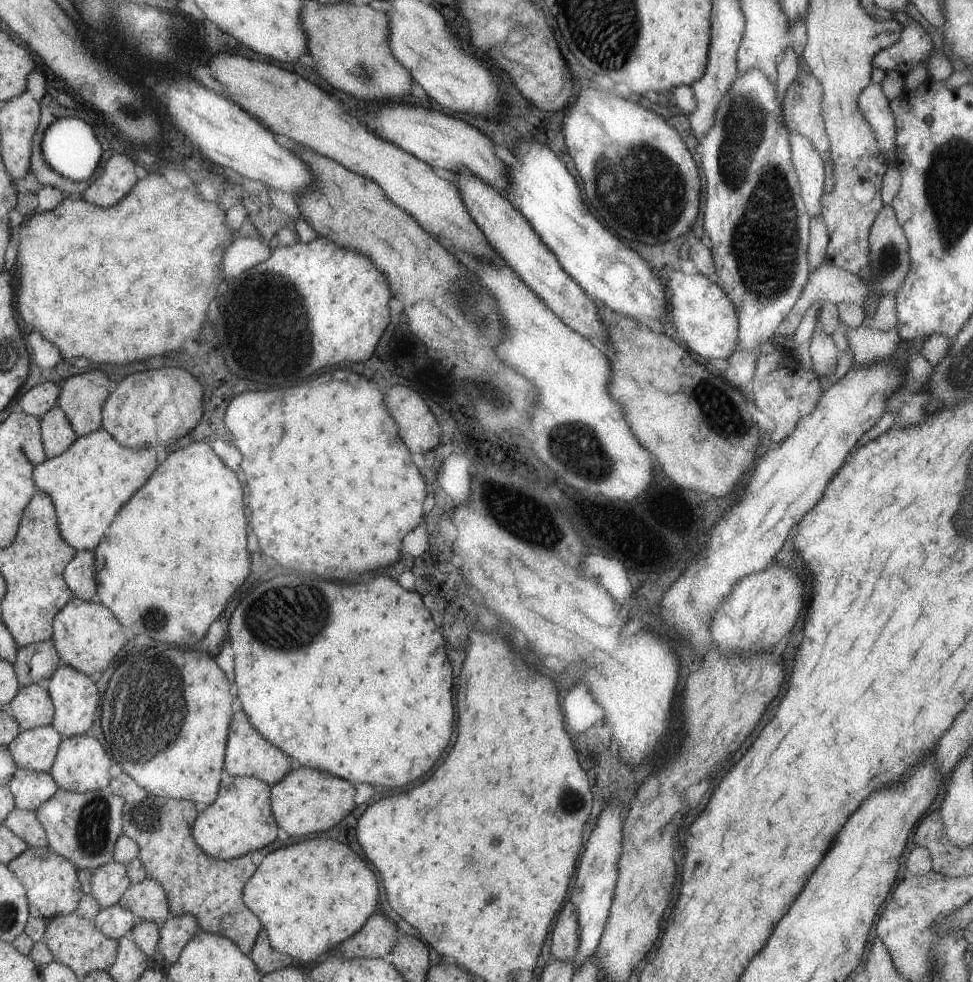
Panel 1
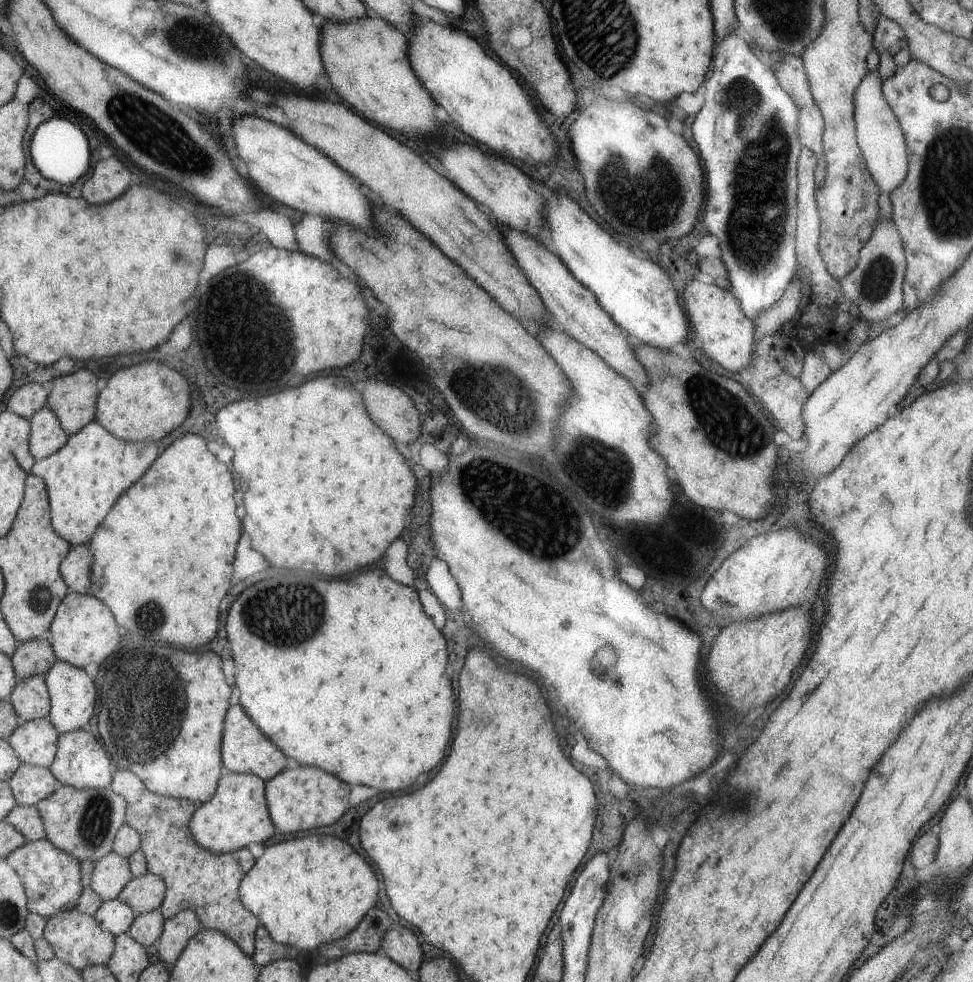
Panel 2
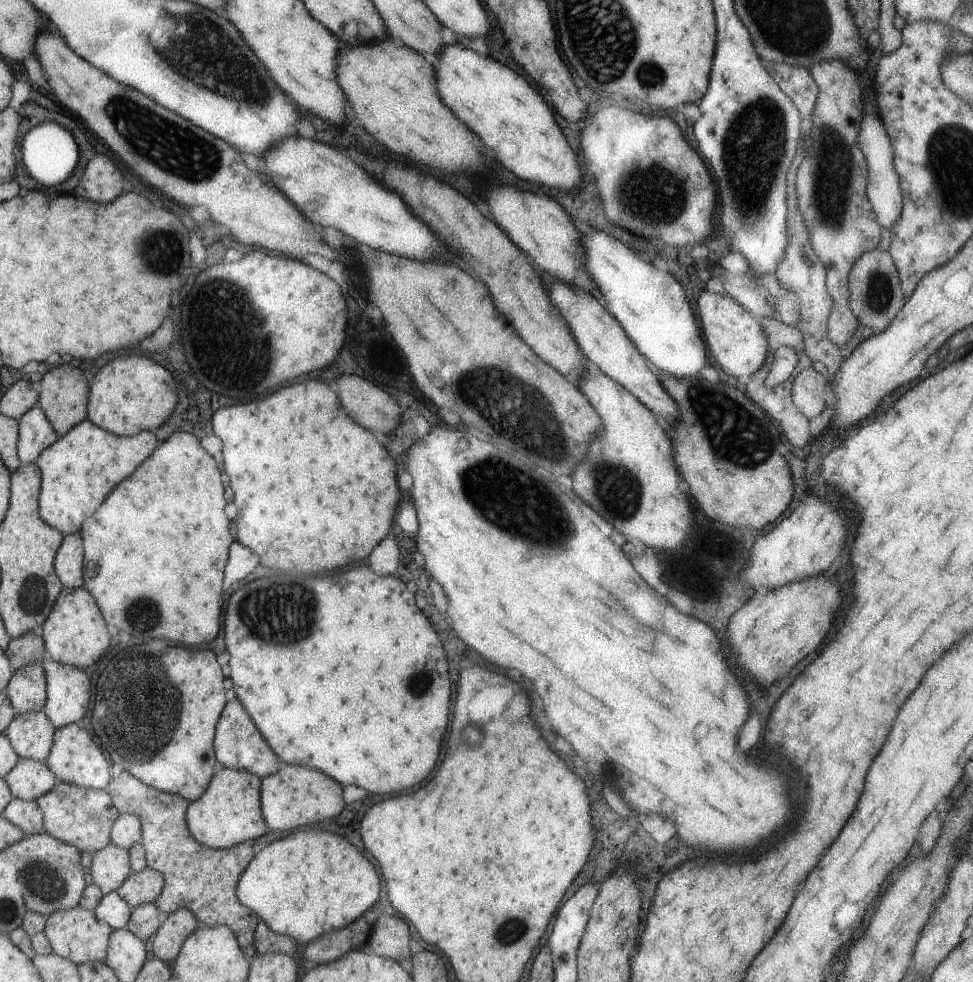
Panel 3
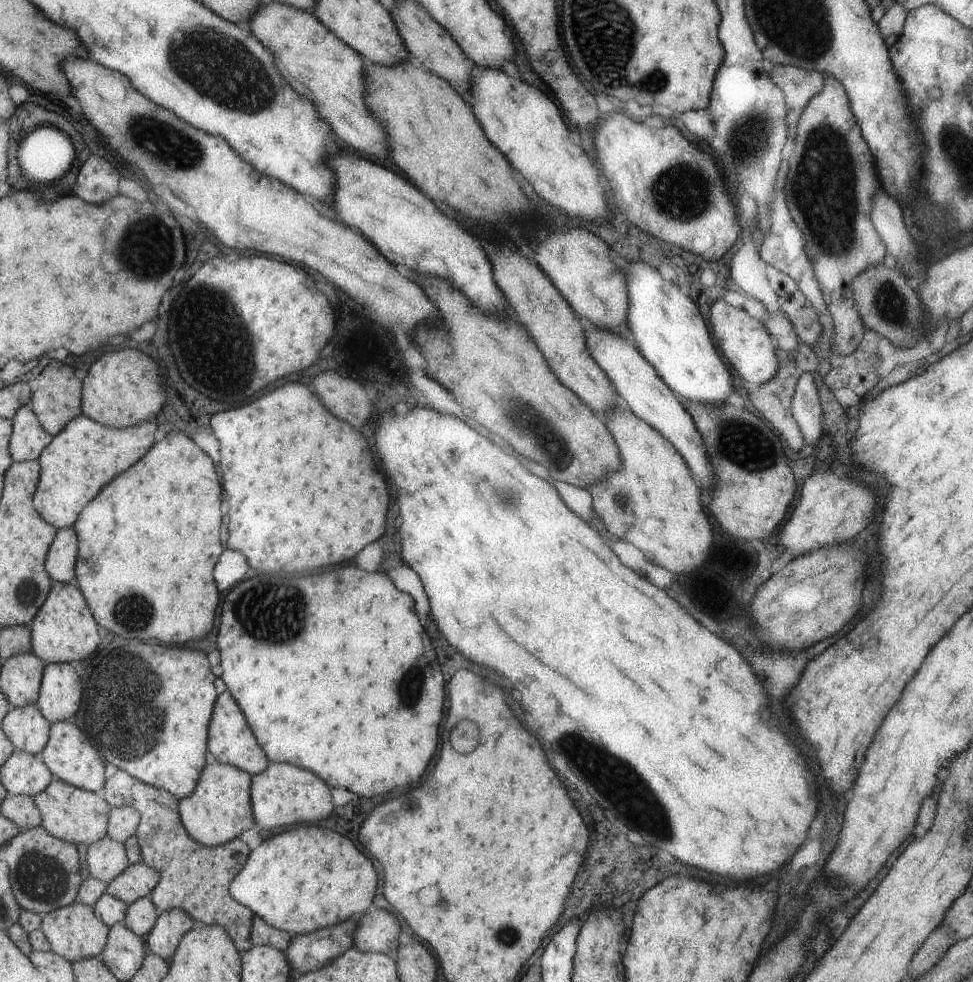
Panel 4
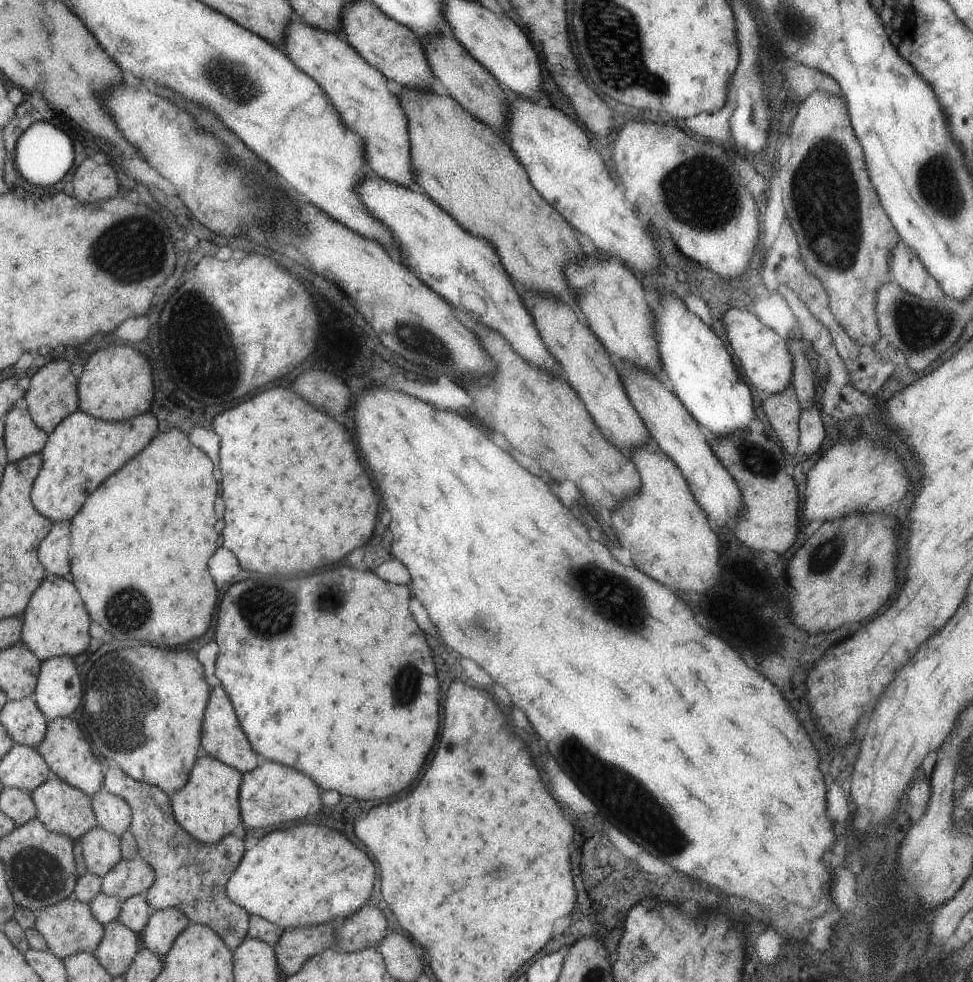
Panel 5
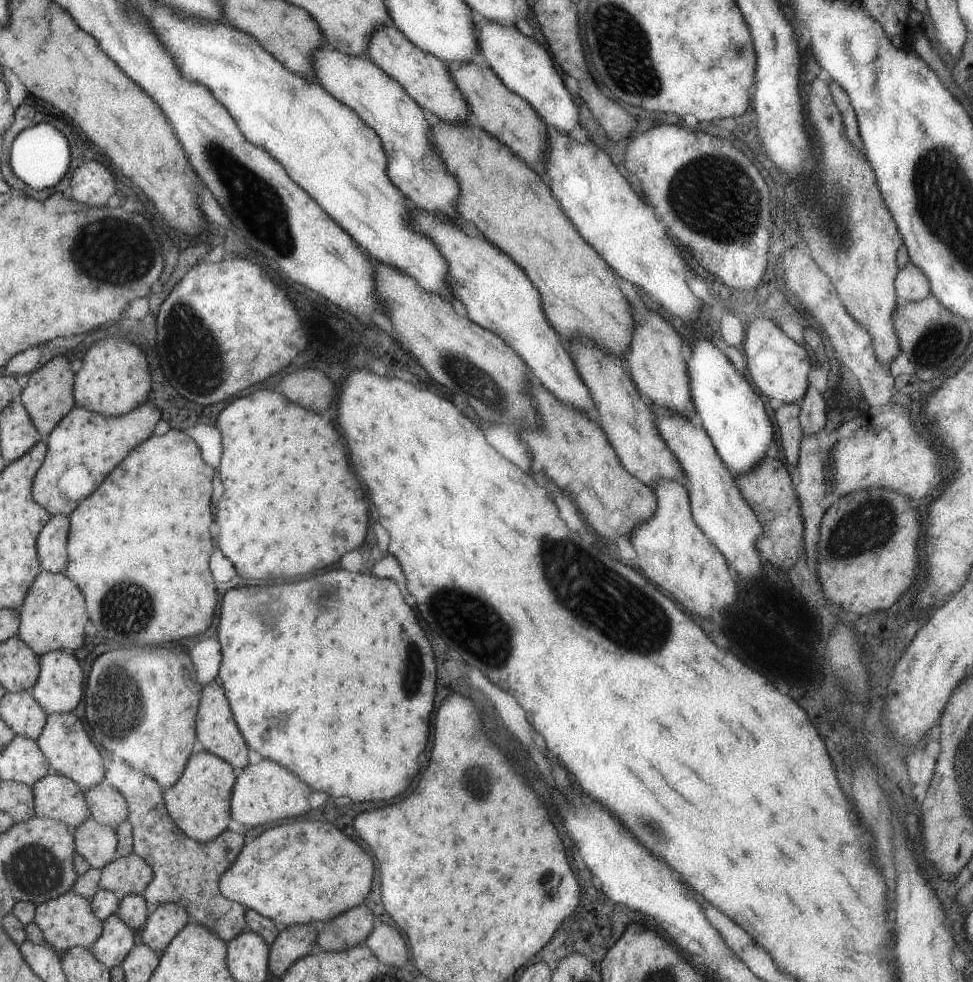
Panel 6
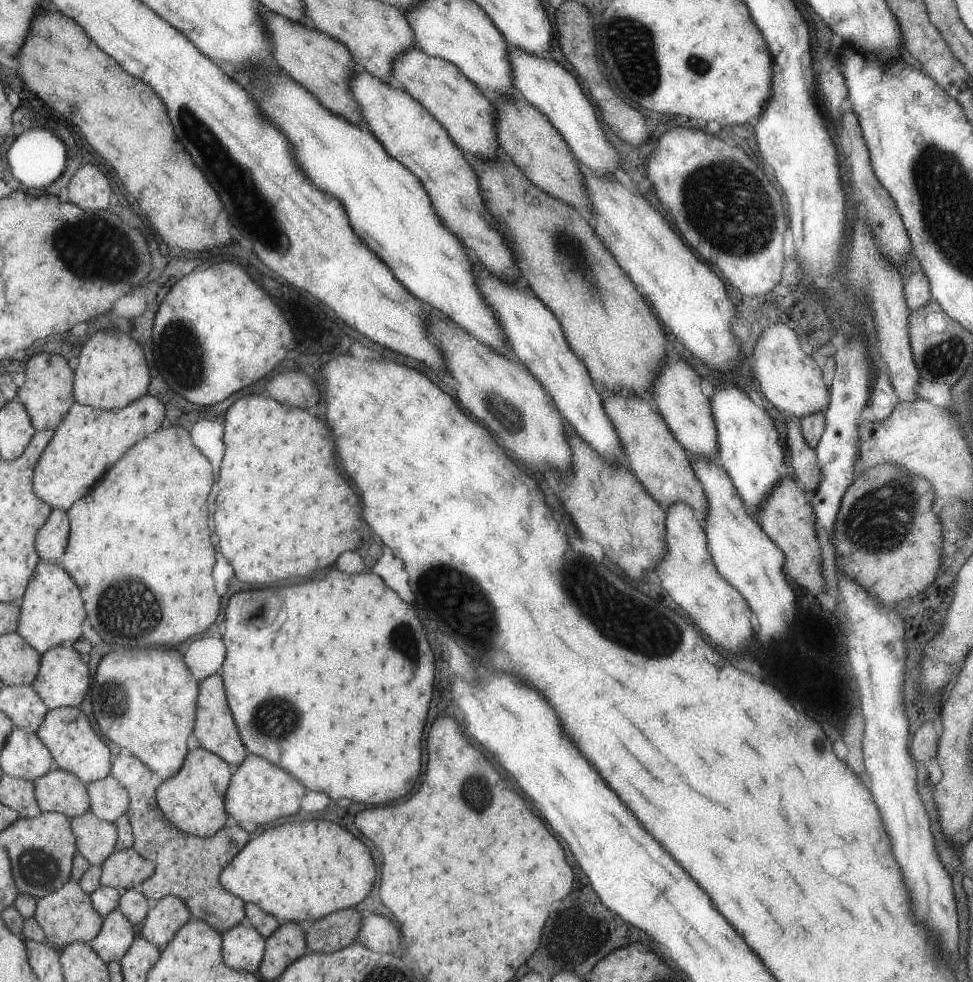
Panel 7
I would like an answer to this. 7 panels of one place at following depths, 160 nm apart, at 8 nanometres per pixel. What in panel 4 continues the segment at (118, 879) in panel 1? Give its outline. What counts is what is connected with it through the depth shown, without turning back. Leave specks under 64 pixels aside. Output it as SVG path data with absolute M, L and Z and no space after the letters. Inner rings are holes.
M106 834L87 847L86 861L90 876L105 884L129 865L122 843L111 840Z

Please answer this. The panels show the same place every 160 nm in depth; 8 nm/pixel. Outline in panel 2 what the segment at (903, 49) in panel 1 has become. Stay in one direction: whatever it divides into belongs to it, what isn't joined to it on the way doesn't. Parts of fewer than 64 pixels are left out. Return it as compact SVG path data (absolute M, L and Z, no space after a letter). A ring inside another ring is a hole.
M877 12L875 18L876 25L872 32L872 49L878 55L889 53L893 56L906 45L906 36L895 22L889 20L881 13Z

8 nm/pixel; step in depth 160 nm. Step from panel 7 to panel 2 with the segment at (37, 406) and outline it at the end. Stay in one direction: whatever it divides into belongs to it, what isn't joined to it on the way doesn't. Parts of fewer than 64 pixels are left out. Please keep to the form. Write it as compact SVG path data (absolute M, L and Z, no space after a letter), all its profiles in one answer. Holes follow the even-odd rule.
M74 369L51 380L46 406L57 417L64 433L70 437L94 420L97 378L91 370Z

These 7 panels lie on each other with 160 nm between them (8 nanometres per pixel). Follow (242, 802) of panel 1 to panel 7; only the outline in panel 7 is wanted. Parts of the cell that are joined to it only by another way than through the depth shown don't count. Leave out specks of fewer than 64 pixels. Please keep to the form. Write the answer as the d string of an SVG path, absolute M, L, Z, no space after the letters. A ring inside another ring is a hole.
M203 747L189 749L177 774L161 781L155 789L157 806L164 817L180 831L196 837L211 836L227 820L224 792L232 773L232 767L216 754Z

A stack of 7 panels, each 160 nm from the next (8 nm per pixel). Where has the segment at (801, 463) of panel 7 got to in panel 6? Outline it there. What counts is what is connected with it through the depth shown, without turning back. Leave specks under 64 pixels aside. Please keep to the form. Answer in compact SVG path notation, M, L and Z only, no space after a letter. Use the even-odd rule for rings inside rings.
M800 401L792 403L782 403L777 409L773 410L775 424L779 428L779 442L783 448L782 460L791 469L791 480L797 482L797 472L795 466L799 454L799 441L802 437L802 430L798 421L800 413Z

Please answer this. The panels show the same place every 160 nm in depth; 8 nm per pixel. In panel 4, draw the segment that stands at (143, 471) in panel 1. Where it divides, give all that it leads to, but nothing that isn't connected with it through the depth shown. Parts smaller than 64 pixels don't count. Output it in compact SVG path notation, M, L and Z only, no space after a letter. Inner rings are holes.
M81 414L72 418L59 431L59 434L52 436L51 442L43 447L38 456L37 462L40 466L38 483L32 496L32 505L39 513L39 516L54 526L56 529L73 526L75 518L87 504L111 478L115 478L119 472L127 470L131 464L135 464L153 444L153 432L155 422L142 422L122 429L114 429L99 424L85 415Z

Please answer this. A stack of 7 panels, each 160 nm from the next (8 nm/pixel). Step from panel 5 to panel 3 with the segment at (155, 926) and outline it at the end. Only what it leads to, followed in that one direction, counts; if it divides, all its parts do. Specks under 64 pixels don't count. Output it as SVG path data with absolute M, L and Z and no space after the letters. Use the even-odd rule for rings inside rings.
M183 907L162 916L159 928L151 940L151 950L153 950L154 956L170 965L177 958L187 935L190 935L199 926L195 915Z

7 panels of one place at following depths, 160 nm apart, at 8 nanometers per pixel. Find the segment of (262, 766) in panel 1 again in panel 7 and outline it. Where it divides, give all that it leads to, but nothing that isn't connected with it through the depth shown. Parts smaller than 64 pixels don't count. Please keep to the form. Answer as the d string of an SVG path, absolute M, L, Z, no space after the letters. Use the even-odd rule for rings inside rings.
M213 673L198 681L198 695L196 698L196 716L193 734L198 740L199 747L222 758L232 769L238 767L246 757L246 748L237 732L235 721L227 706L226 694L219 673Z

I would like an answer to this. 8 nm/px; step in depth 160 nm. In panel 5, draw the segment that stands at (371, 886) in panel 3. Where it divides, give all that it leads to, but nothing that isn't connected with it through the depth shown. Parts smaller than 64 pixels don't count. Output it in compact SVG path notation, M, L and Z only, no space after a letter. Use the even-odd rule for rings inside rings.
M299 824L265 834L255 848L244 851L235 872L226 882L231 902L282 929L333 922L331 898L339 890L343 902L353 898L353 911L368 904L375 882L373 862L343 834L315 824Z

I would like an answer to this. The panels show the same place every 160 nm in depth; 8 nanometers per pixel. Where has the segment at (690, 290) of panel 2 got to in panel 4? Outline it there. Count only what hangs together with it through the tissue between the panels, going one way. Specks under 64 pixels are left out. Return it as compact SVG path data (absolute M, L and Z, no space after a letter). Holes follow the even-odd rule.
M719 299L709 306L709 324L715 345L727 360L726 364L746 383L759 386L777 374L779 366L775 355L776 348L761 321L757 321L740 307L733 307L729 300Z

